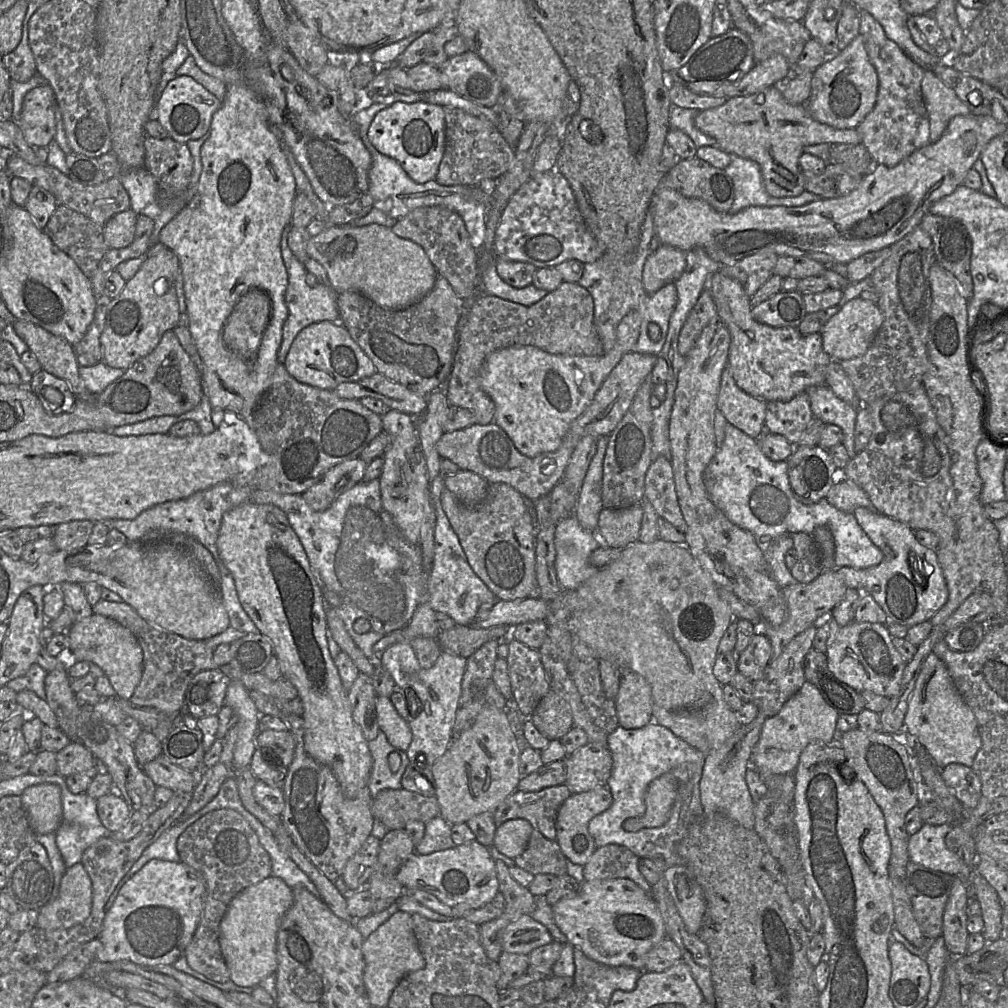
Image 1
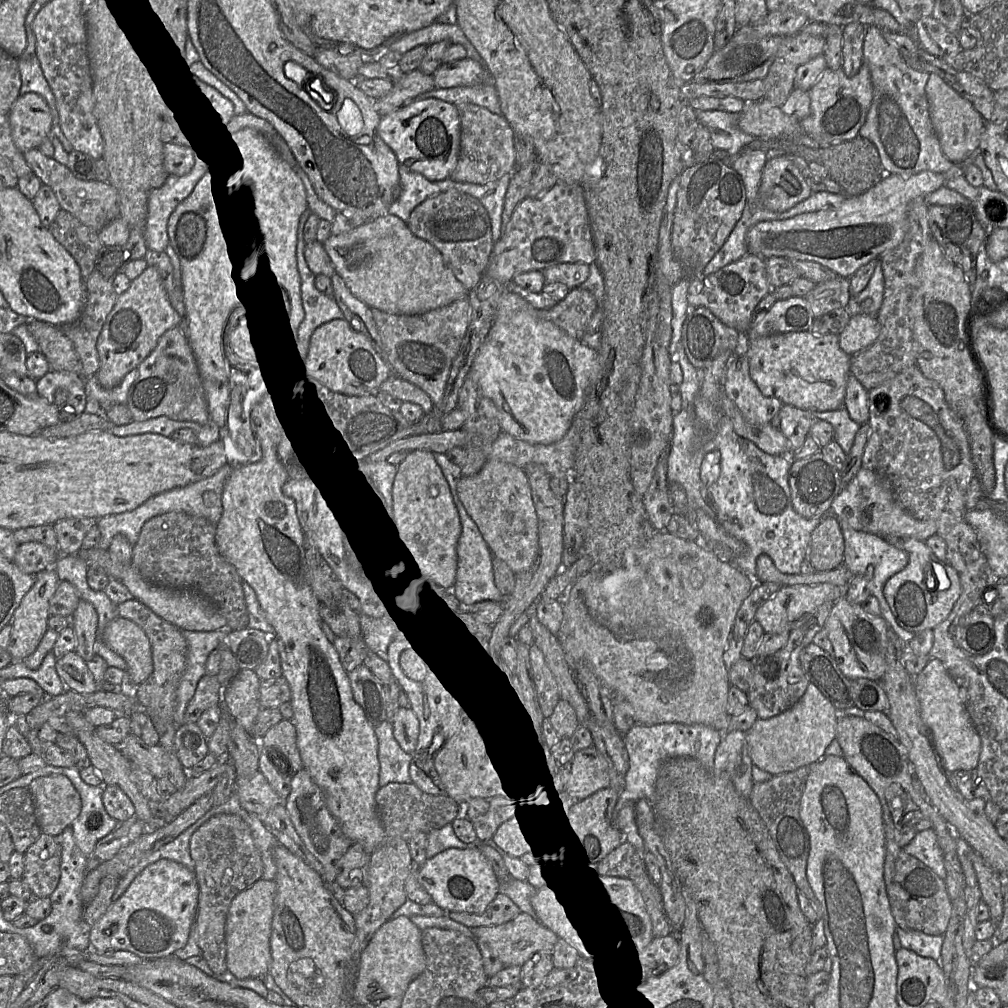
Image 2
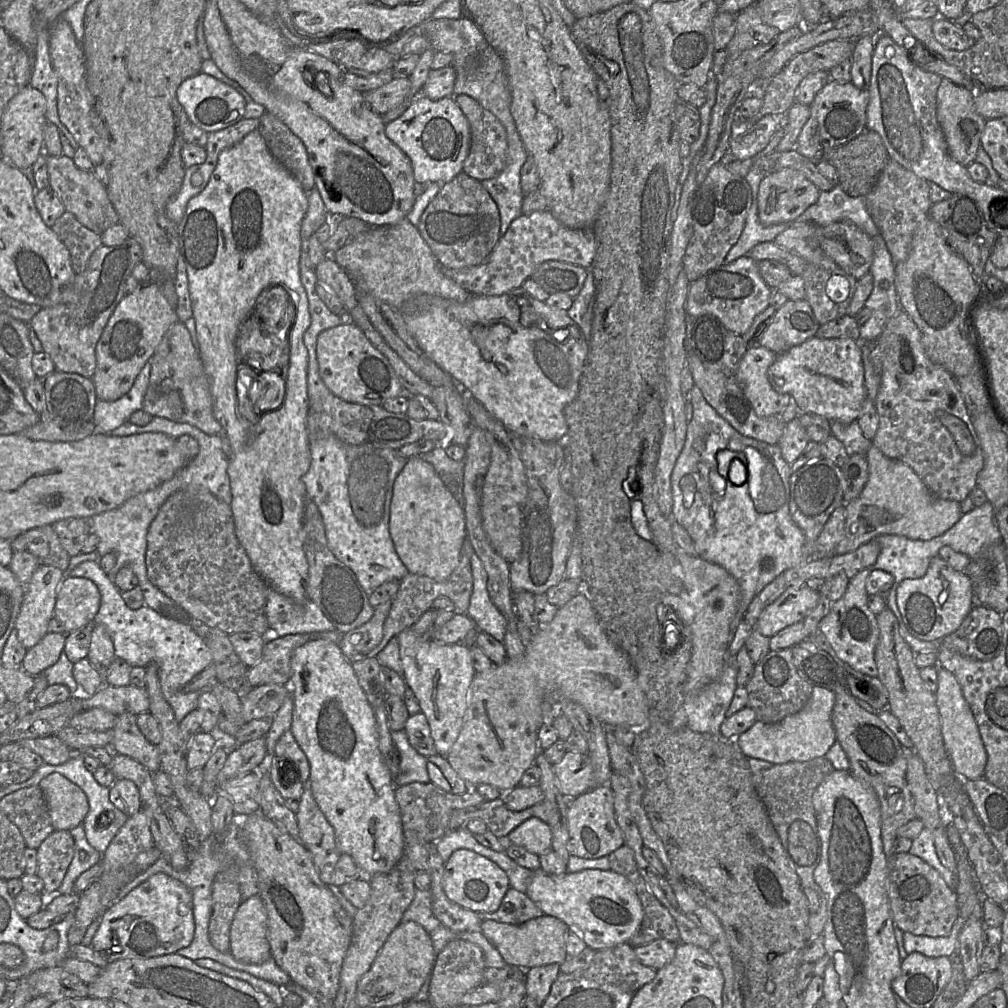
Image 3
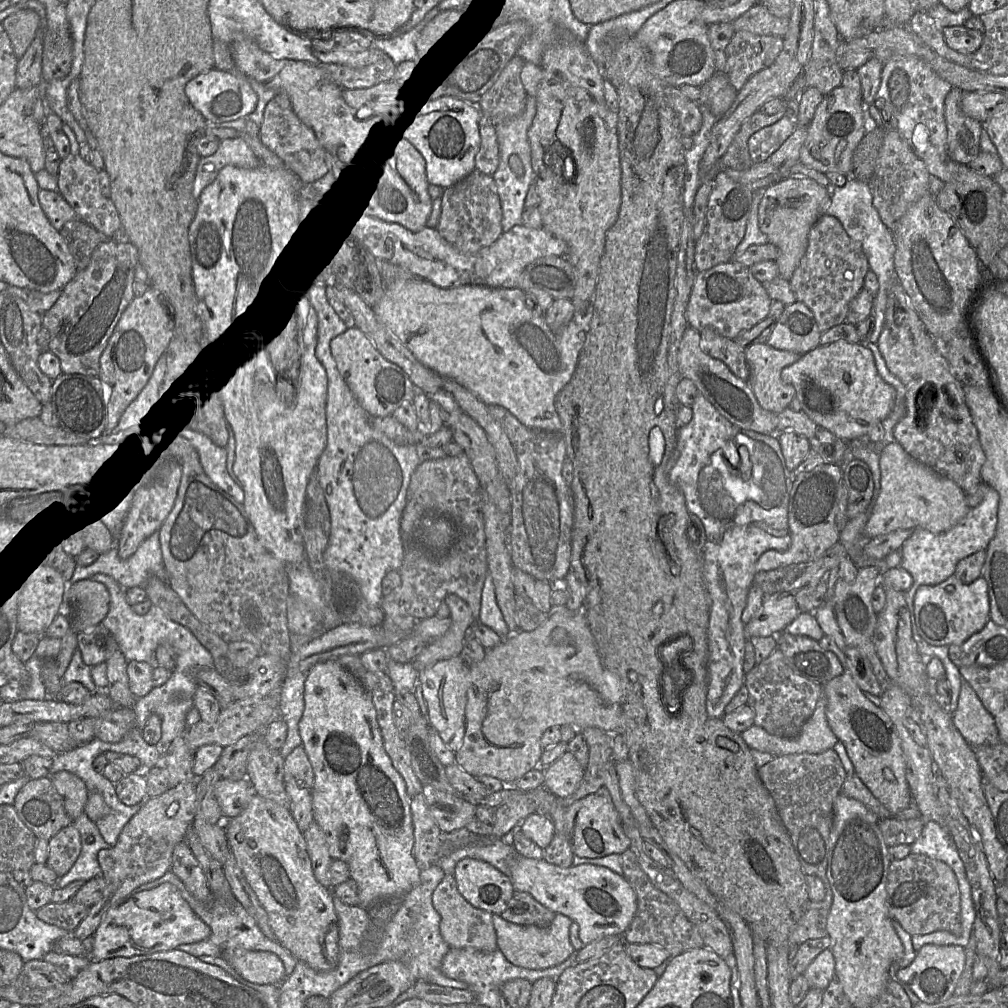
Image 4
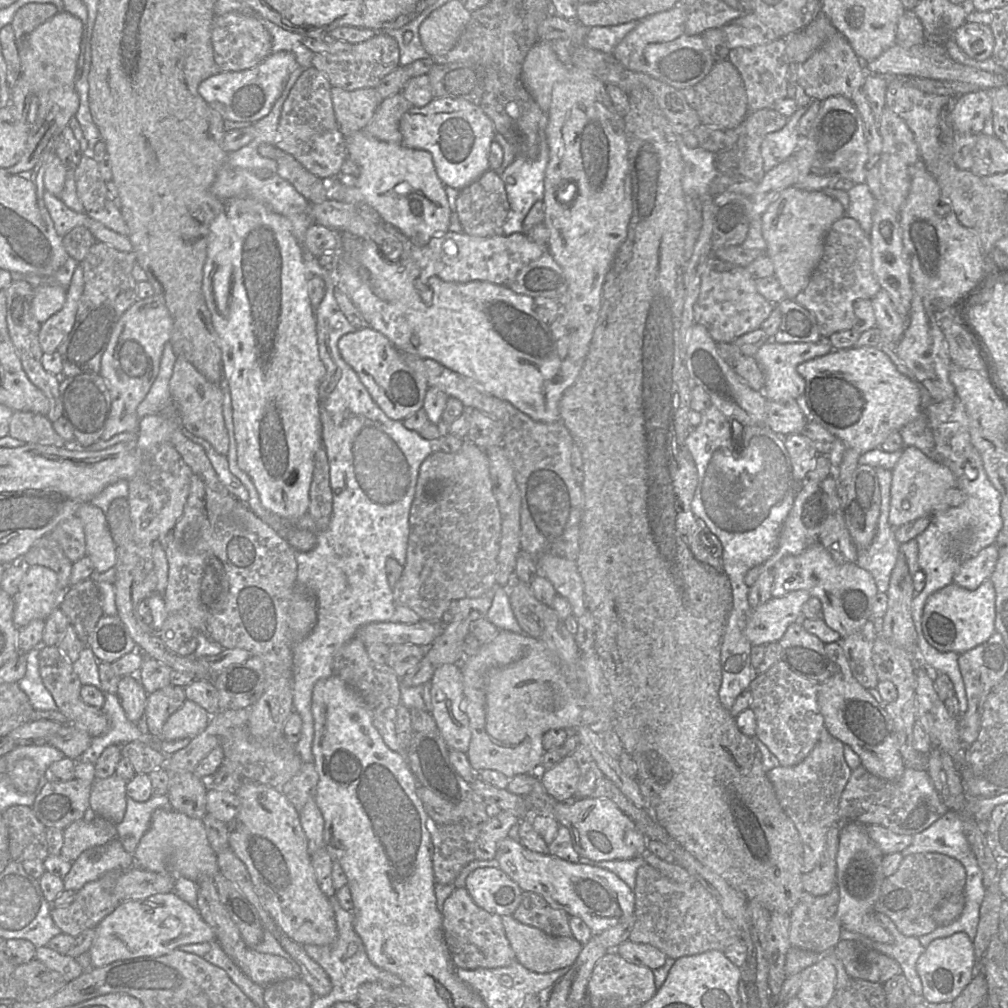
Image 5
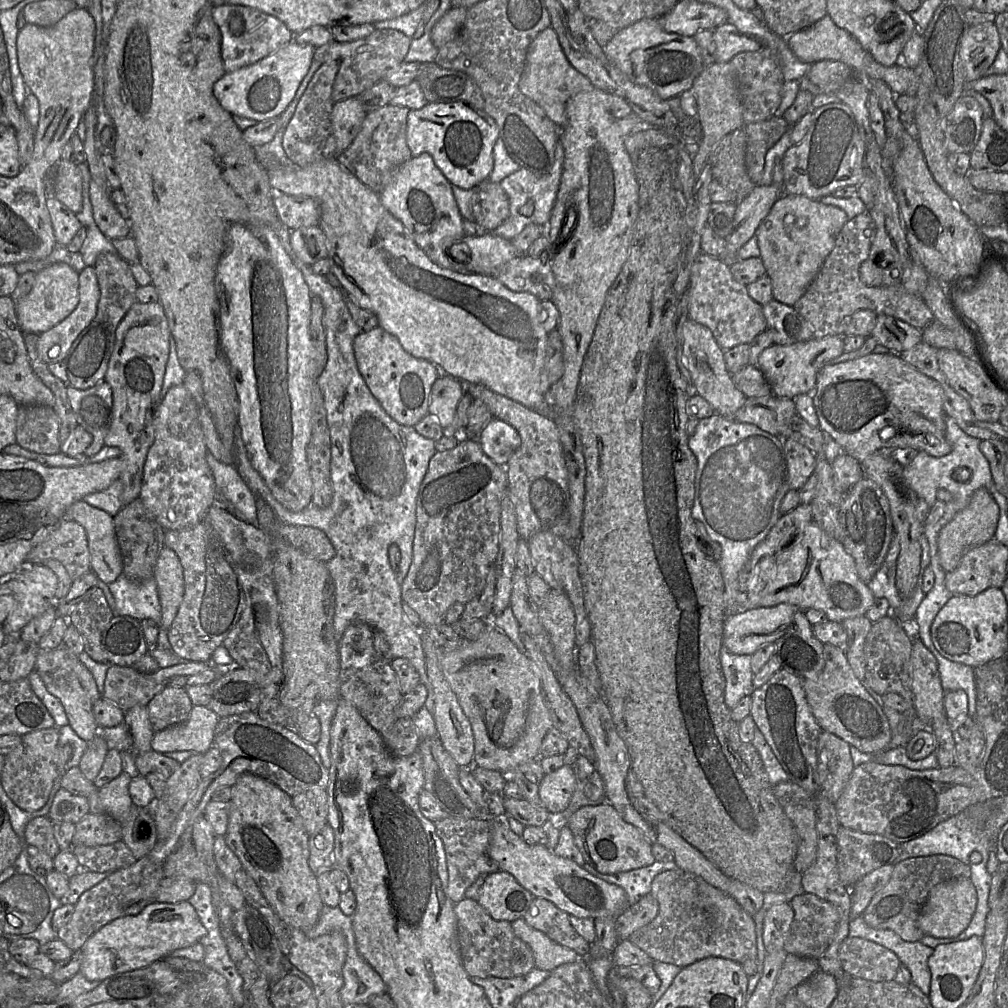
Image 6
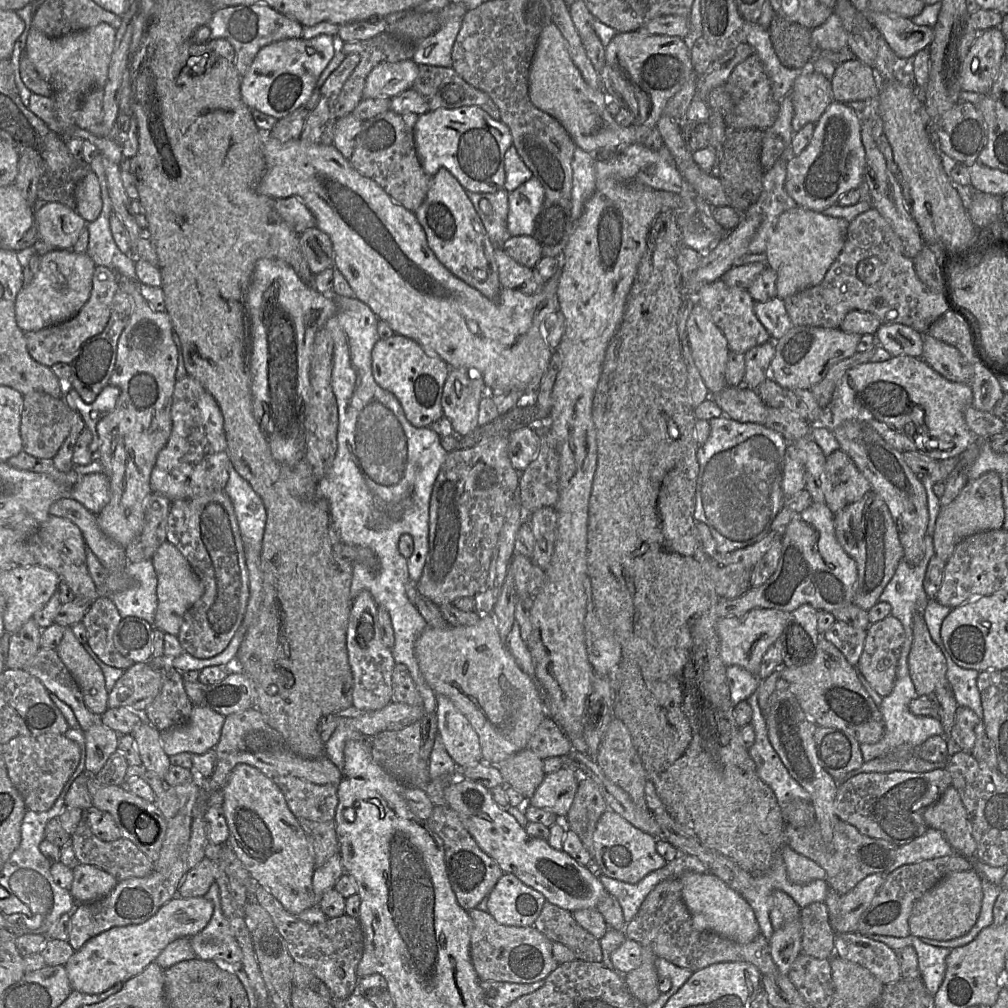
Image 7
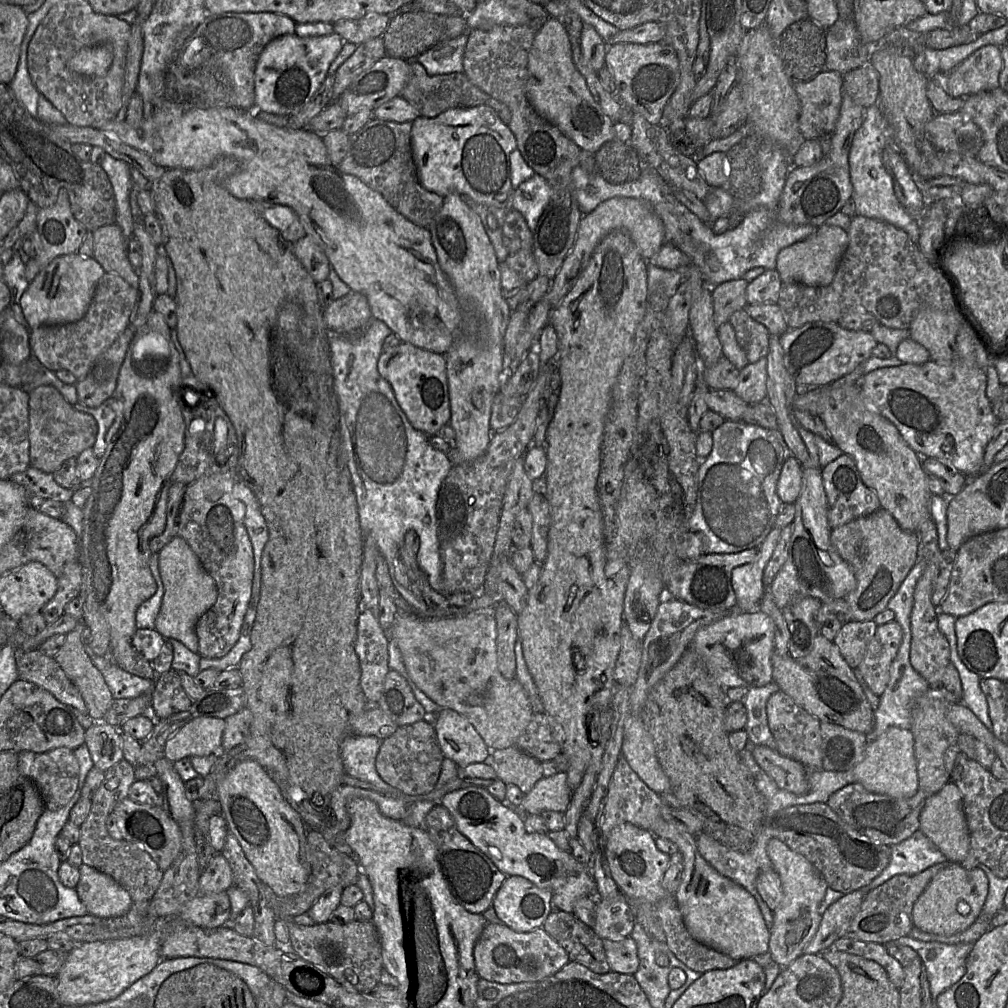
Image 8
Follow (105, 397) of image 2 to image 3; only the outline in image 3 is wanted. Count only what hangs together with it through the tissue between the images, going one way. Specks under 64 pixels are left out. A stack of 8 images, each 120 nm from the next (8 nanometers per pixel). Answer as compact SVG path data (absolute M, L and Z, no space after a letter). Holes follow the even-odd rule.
M147 362L137 375L131 389L115 401L97 399L93 422L96 432L111 433L128 422L131 414L142 410L143 398L149 383L151 364Z

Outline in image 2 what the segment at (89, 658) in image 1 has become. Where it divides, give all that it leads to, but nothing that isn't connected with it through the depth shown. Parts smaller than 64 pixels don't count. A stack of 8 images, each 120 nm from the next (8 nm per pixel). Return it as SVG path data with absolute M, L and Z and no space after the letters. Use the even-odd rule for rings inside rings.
M117 617L101 631L99 639L125 660L131 687L138 687L151 675L153 660L150 641L135 622Z

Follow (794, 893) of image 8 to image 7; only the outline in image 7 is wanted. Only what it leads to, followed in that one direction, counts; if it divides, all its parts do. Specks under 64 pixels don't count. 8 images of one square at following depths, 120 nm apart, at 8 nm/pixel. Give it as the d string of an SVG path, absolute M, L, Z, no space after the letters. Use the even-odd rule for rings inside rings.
M784 845L781 849L789 880L796 884L806 884L814 880L826 880L826 872L816 862ZM799 918L774 931L769 939L771 957L780 973L788 975L793 962L801 953Z

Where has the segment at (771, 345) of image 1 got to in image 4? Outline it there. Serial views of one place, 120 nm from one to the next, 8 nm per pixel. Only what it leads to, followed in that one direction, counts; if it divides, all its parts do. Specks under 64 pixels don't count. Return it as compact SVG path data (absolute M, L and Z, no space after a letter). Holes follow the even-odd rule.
M839 340L819 345L801 355L795 363L783 368L781 379L795 388L795 397L800 401L801 409L818 427L829 430L845 442L867 439L872 427L887 418L896 401L895 389L879 375L872 351L862 343Z

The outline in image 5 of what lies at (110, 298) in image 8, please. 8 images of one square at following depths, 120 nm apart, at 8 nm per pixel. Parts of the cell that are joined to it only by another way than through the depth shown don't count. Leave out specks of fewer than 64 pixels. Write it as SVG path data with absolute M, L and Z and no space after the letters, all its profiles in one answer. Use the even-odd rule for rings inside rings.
M78 265L67 289L66 301L60 311L41 324L39 344L43 353L54 353L73 328L79 299L84 289L83 269Z

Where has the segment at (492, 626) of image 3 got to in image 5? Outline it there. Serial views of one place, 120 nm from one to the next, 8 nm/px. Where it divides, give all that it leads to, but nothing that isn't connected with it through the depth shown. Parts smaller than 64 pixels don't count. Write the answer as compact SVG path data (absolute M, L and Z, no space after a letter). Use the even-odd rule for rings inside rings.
M495 585L493 589L492 604L485 618L498 628L499 631L526 635L526 632L520 627L513 614L508 588Z

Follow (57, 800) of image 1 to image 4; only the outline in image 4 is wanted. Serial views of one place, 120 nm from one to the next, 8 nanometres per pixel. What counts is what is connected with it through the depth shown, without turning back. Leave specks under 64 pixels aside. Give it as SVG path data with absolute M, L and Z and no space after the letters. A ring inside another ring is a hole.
M60 771L51 776L51 781L63 799L69 818L75 821L84 811L88 800L88 789L77 775Z

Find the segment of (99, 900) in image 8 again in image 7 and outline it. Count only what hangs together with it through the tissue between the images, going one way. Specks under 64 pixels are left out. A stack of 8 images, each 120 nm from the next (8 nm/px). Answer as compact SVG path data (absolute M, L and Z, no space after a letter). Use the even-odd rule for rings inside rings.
M79 864L74 870L70 893L74 901L88 903L108 895L118 881L107 872L91 865Z

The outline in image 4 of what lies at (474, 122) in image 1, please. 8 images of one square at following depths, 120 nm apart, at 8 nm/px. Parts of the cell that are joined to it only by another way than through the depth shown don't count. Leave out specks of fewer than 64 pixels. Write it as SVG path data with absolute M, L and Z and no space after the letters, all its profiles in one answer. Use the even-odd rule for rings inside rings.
M483 113L479 119L480 146L475 155L475 169L491 175L499 165L499 145L495 127Z

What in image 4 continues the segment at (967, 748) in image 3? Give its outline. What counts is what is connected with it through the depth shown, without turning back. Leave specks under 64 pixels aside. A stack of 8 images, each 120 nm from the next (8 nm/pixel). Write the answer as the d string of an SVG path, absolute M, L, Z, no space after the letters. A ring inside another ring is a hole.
M963 678L957 708L952 712L952 720L971 747L1000 742L994 718Z

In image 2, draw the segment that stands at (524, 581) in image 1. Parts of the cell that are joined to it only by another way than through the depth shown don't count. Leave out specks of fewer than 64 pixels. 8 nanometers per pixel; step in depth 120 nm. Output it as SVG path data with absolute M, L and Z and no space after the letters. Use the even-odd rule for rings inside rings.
M489 459L477 474L460 478L456 492L466 513L486 542L492 561L496 559L504 563L514 574L514 580L526 573L537 556L537 516L526 472L513 464Z

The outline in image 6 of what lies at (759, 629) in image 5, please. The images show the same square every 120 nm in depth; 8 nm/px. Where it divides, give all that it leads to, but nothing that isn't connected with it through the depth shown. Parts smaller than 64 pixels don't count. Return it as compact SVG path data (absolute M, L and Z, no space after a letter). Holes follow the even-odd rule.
M789 603L738 611L726 617L722 645L737 655L753 655L762 646L774 643L799 610Z

